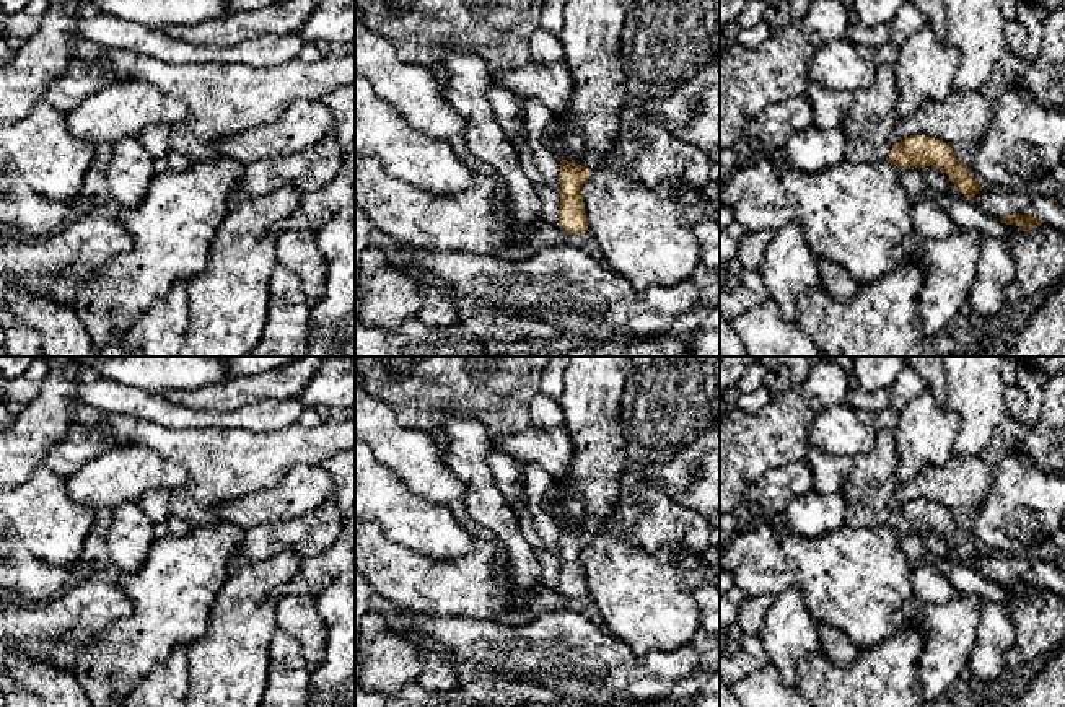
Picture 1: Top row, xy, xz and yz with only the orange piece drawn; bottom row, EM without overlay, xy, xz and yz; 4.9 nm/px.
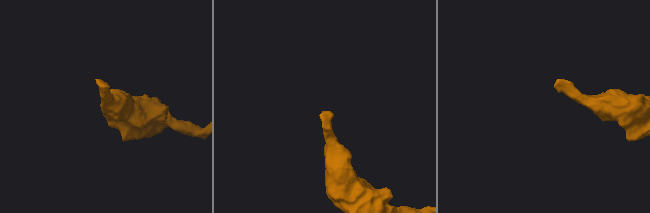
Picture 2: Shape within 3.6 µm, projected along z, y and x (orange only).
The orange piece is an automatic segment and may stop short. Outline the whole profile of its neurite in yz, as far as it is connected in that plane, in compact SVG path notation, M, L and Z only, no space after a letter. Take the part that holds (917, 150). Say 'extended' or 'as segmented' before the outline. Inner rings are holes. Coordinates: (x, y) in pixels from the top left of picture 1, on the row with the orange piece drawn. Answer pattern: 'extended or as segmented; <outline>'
extended; M892 65L876 67L874 83L852 93L853 99L840 129L845 134L844 160L850 163L889 161L904 169L931 166L946 173L956 191L972 204L982 186L958 161L953 147L927 135L910 135L892 142L901 117L896 103L901 90Z

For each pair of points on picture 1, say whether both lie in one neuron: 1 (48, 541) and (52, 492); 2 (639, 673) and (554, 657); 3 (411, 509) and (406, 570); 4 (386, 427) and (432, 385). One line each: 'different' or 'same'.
1: same
2: same
3: different
4: different

